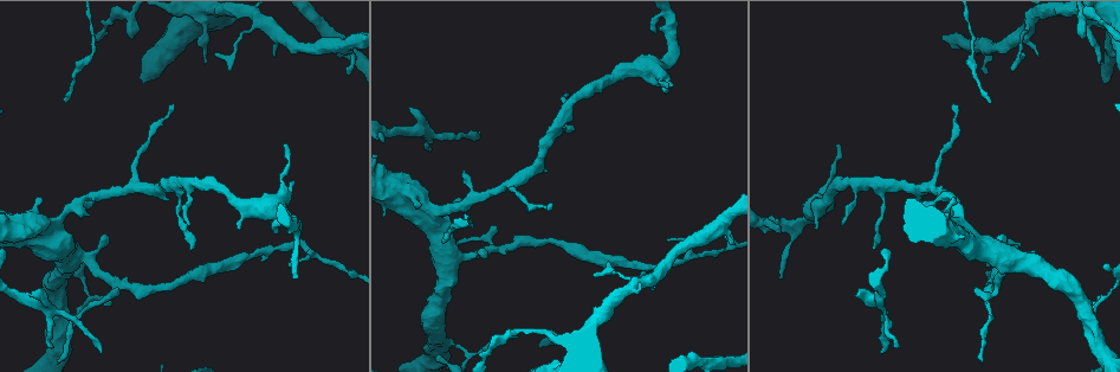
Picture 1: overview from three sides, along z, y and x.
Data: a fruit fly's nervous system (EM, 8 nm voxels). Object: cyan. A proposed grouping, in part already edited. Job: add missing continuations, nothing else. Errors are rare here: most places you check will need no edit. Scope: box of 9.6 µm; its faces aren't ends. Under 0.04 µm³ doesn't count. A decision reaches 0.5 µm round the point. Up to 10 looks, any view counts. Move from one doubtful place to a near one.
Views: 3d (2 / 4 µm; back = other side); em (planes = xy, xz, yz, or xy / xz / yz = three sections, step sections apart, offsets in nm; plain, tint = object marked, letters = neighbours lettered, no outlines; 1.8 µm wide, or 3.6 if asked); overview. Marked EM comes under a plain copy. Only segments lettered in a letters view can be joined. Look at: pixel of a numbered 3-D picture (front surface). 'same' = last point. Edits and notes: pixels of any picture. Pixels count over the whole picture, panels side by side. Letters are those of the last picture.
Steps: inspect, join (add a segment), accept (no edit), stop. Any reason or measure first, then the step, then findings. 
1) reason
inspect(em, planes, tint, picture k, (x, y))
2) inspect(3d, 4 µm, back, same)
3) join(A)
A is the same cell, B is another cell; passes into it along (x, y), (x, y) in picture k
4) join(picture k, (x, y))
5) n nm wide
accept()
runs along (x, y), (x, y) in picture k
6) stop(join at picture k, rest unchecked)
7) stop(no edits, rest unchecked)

an open end
inspect(3d, 2 µm, picture 1, (881, 353))

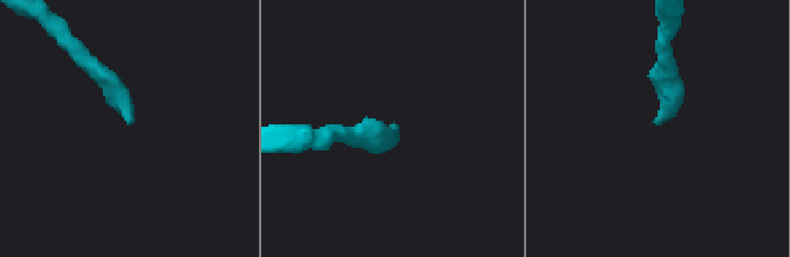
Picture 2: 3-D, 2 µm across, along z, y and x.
inspect(em, planes, letters, picture 2, (393, 129))

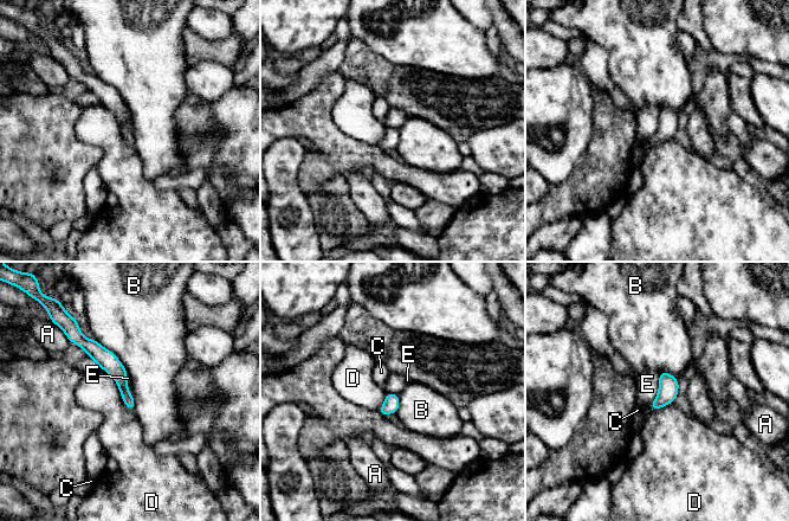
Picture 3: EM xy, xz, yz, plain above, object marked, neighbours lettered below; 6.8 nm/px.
accept()
A, B, C, D and E are other cells; border along (659, 374), (659, 388), (652, 403) in picture 3; no lettered segment goes on from it

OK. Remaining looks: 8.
an open end
inspect(em, xz, step 4, tint, picture 1, (409, 108))

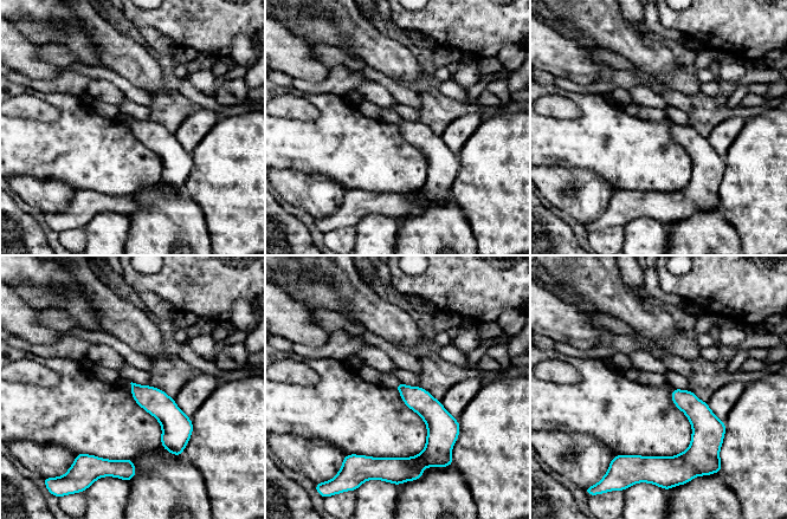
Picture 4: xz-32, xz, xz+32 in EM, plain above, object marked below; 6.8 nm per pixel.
inspect(em, xy, step 16, letters, same)

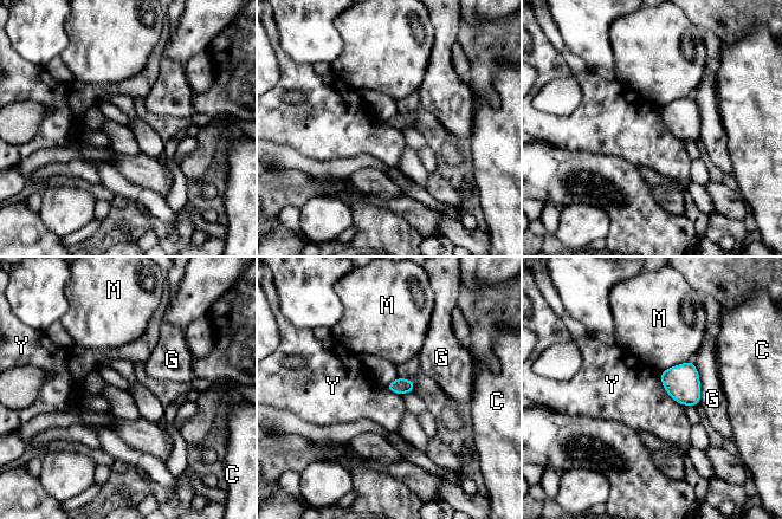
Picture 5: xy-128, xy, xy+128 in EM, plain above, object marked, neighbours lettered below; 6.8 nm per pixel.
accept()
C, G, M and Y are other cells; border along (659, 372), (664, 389), (684, 406) in picture 5; no lettered segment goes on from it

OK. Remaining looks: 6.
an open end
inspect(em, xy, step 16, letters, picture 1, (841, 223))

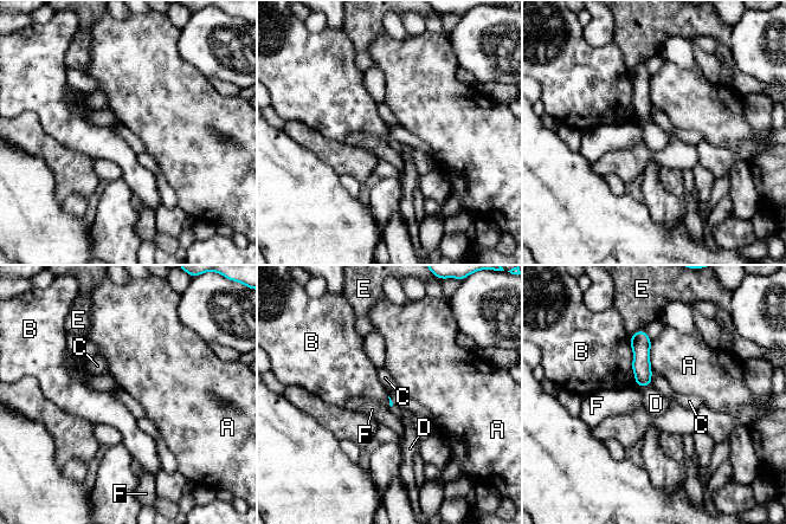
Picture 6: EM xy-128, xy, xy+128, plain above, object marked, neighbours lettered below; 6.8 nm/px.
B touches over 340 nm
accept()
A, B, C, D, E and F are other cells; no lettered segment goes on from it

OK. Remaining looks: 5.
an open end
inspect(em, planes, letters, picture 1, (205, 61))

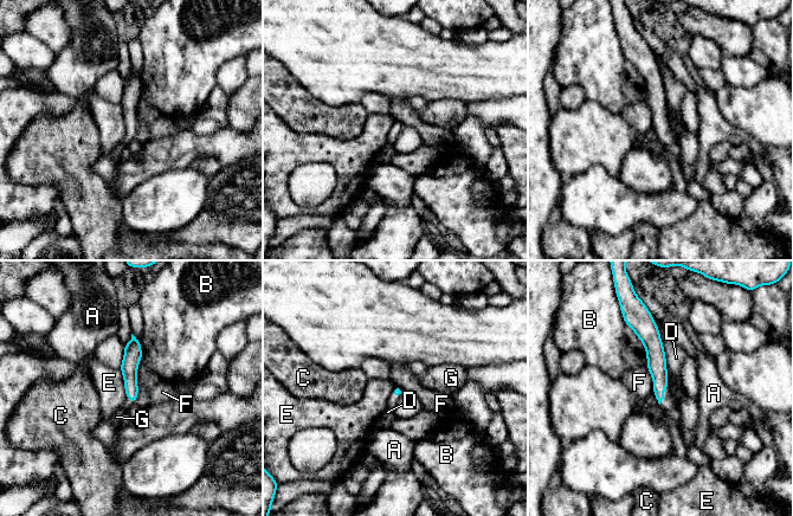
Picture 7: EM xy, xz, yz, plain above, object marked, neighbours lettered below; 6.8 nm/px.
B touches over 360 nm
accept()
A, B, C, D, E, F and G are other cells; no lettered segment goes on from it

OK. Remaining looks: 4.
stop(no edits, rest unchecked)

